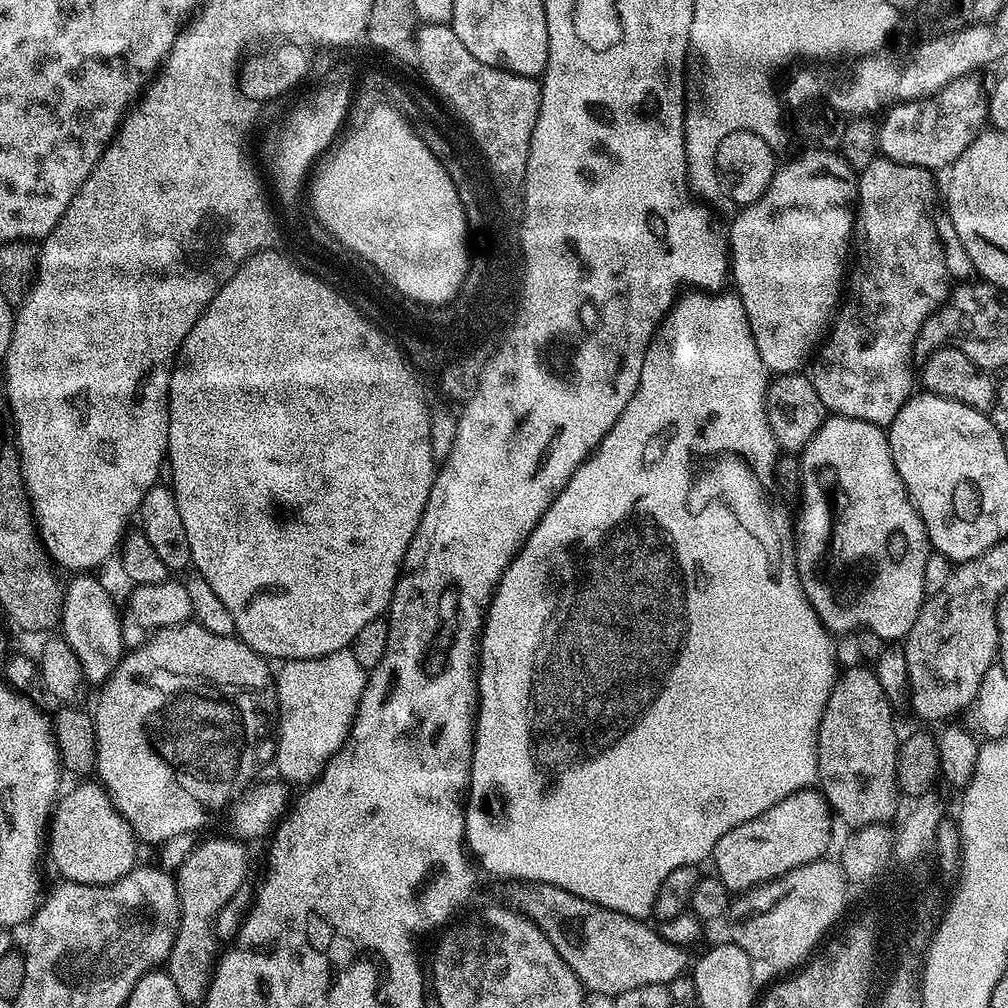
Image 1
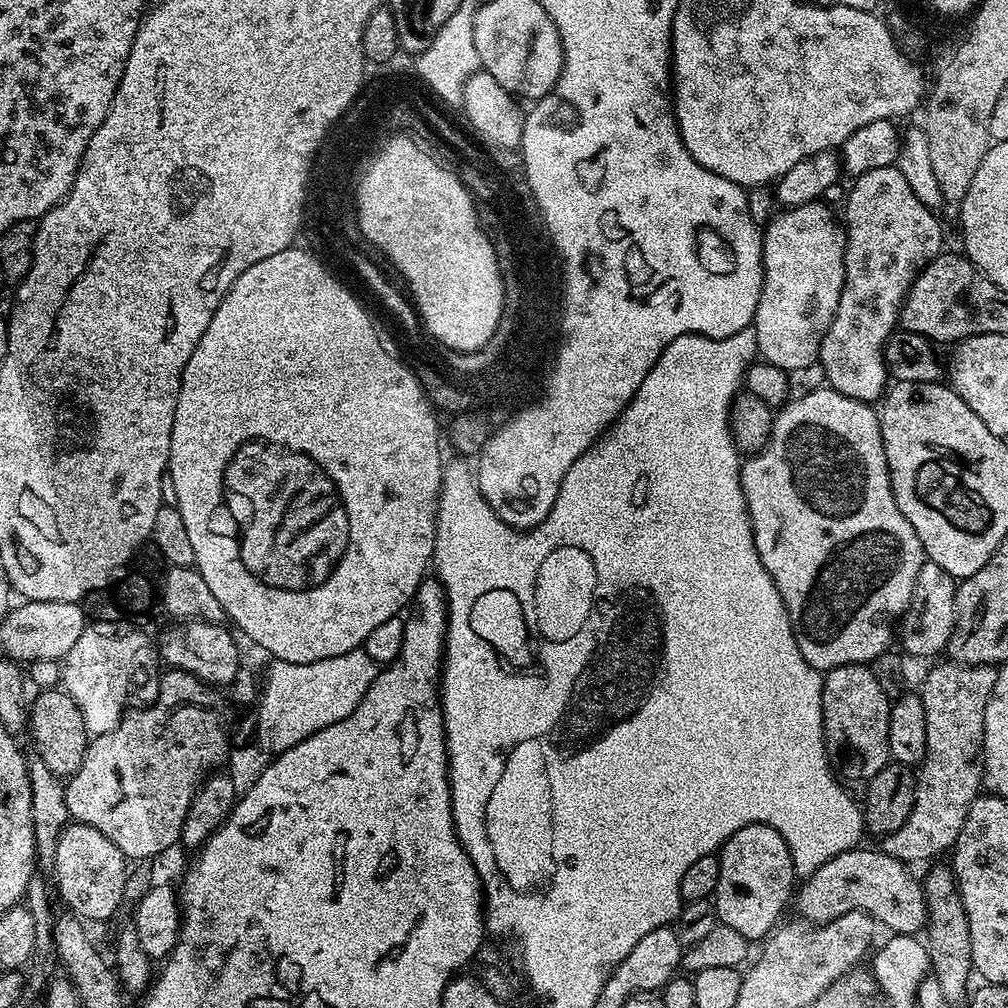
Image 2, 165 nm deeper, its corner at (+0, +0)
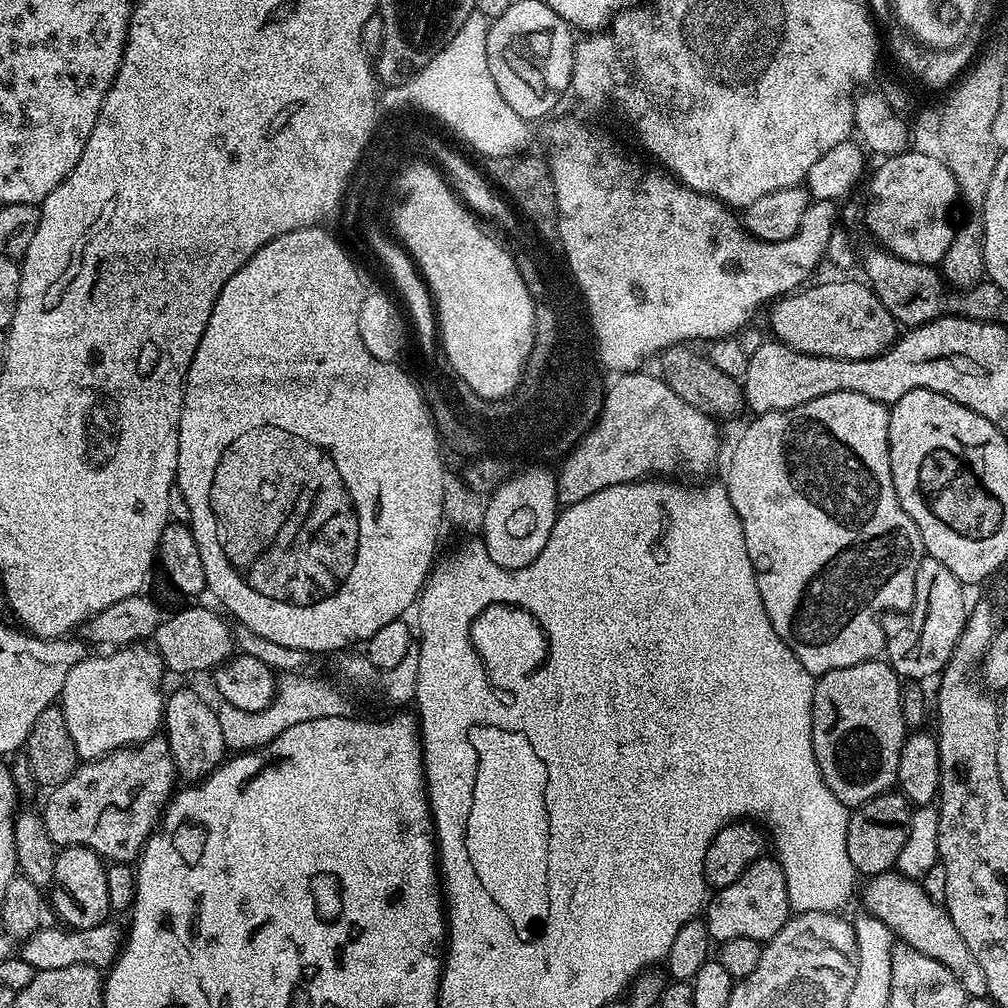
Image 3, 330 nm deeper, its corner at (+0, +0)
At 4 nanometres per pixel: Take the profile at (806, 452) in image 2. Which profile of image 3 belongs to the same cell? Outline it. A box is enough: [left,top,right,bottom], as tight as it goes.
[728,392,926,678]

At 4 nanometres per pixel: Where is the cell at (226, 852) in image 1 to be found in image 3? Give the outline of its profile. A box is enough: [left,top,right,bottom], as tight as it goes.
[163,688,226,782]

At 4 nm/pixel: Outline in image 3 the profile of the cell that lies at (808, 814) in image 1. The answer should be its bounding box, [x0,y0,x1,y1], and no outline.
[706,858,790,942]

